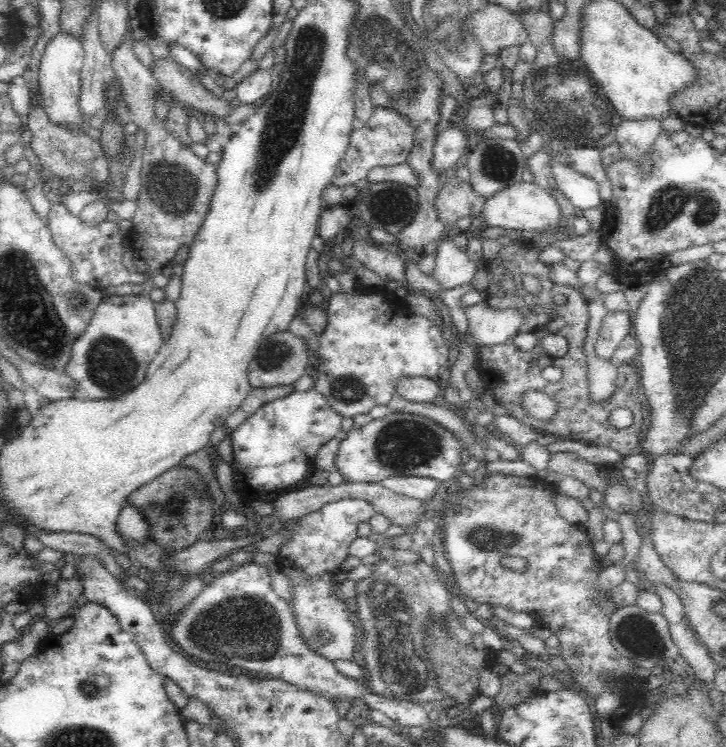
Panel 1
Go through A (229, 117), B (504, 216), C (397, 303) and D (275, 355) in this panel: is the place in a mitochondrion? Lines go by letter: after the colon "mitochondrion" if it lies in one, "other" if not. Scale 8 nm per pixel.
A: other
B: other
C: other
D: mitochondrion

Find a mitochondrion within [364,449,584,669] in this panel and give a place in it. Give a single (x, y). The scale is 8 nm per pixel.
(490, 539)

